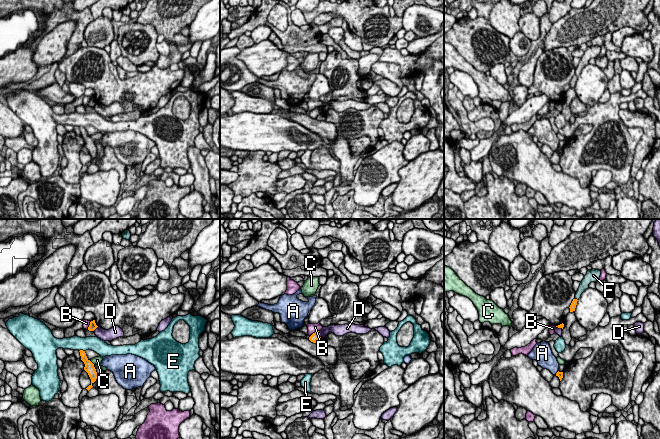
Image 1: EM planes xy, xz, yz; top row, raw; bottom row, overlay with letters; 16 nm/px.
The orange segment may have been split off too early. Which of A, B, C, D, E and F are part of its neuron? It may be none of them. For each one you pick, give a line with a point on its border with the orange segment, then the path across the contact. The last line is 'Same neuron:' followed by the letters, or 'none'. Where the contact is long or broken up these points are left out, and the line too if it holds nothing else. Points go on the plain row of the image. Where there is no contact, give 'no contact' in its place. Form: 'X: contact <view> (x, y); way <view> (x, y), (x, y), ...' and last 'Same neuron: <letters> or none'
F: contact yz (576, 75); way yz (572, 83), (576, 75), (583, 62)
Same neuron: F

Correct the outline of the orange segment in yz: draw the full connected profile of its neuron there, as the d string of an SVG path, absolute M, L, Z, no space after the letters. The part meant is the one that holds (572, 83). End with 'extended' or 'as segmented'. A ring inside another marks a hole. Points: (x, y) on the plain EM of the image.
M592 45L592 46L588 46L587 50L584 52L583 56L580 59L580 62L575 70L575 74L573 75L571 81L570 81L570 88L575 87L576 81L577 81L577 77L579 76L579 74L581 73L581 70L589 64L589 60L591 58L596 58L597 56L599 56L601 51L601 46L596 46L596 45Z; extended

